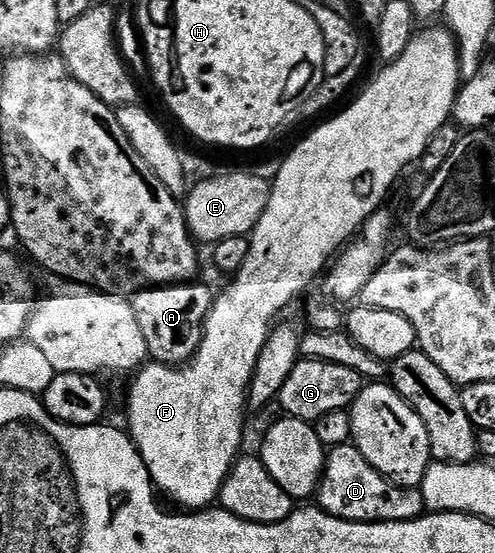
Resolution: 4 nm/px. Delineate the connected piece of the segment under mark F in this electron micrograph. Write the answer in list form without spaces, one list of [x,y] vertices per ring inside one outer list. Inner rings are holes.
[[[428,25],[428,27],[423,31],[423,29],[417,30],[415,34],[412,36],[412,40],[408,45],[406,45],[406,49],[402,54],[396,59],[391,60],[387,65],[384,65],[384,68],[381,69],[380,72],[376,75],[376,80],[373,81],[372,84],[369,85],[368,88],[365,89],[364,92],[361,93],[360,96],[357,97],[356,100],[353,101],[352,104],[349,105],[348,108],[345,109],[344,112],[341,113],[337,119],[332,119],[329,123],[324,123],[321,125],[317,131],[312,131],[308,136],[305,137],[304,140],[301,141],[300,144],[297,145],[296,148],[293,149],[292,152],[289,153],[288,156],[284,159],[284,164],[280,167],[280,172],[276,175],[276,180],[273,178],[270,183],[270,190],[268,192],[268,204],[266,205],[266,209],[262,213],[262,217],[258,221],[258,225],[251,233],[251,241],[250,245],[250,257],[246,257],[246,265],[242,265],[242,269],[234,278],[231,280],[232,283],[228,288],[225,289],[224,292],[217,294],[215,296],[214,302],[212,304],[212,308],[210,309],[210,313],[208,314],[208,319],[204,322],[204,336],[202,337],[202,341],[200,342],[200,347],[196,351],[196,354],[192,356],[190,362],[187,365],[169,365],[167,363],[158,363],[155,361],[148,361],[143,364],[135,372],[134,377],[136,380],[132,383],[132,388],[128,391],[128,427],[126,426],[127,434],[130,436],[133,444],[140,451],[140,456],[142,457],[142,461],[146,465],[146,469],[148,470],[148,477],[152,480],[155,490],[159,492],[161,496],[169,495],[170,498],[173,499],[176,503],[181,503],[181,508],[184,509],[208,509],[213,506],[219,500],[220,490],[222,489],[222,485],[226,481],[226,477],[230,473],[230,469],[236,464],[236,460],[238,456],[241,454],[242,448],[240,448],[240,442],[244,439],[244,403],[246,407],[246,402],[250,397],[250,388],[252,386],[252,374],[256,372],[256,362],[258,361],[258,357],[262,353],[262,345],[266,345],[266,341],[268,340],[269,335],[272,334],[274,330],[274,324],[277,322],[276,314],[279,311],[284,311],[288,306],[291,305],[292,302],[295,301],[296,298],[299,297],[300,294],[303,293],[304,290],[307,289],[308,286],[311,285],[312,282],[319,280],[321,278],[322,272],[329,266],[330,260],[359,232],[360,228],[363,227],[365,221],[367,221],[372,214],[378,210],[381,210],[385,206],[384,198],[388,195],[388,190],[391,189],[392,186],[396,183],[396,178],[399,177],[400,174],[403,173],[404,170],[407,169],[408,166],[419,164],[420,158],[422,157],[422,153],[426,153],[426,145],[430,141],[430,137],[434,137],[434,133],[438,133],[438,129],[442,129],[442,125],[446,125],[452,119],[452,106],[455,103],[455,97],[460,91],[460,86],[462,84],[462,80],[460,77],[460,52],[456,50],[456,37],[452,34],[451,30],[447,26],[441,25],[441,27],[436,27],[440,25]]]

